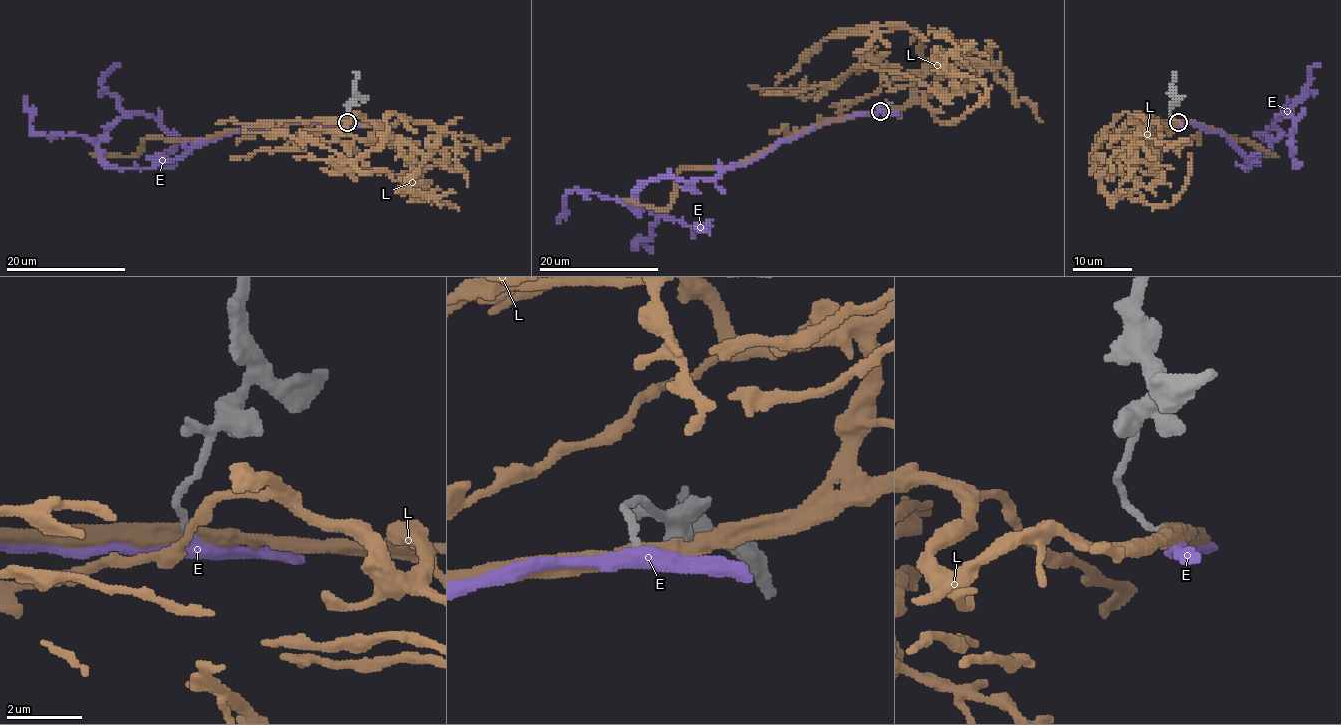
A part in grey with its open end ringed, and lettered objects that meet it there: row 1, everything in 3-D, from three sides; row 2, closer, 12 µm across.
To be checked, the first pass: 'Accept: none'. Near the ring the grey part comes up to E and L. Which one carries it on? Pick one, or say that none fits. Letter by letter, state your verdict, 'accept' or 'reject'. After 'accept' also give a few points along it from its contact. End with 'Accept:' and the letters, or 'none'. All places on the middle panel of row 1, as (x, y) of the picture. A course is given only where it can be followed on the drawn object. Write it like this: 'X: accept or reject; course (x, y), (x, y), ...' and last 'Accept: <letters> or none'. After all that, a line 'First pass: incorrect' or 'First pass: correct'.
E: accept; course (879, 111), (816, 125), (715, 177), (653, 177), (631, 202), (691, 226), (707, 223), (697, 226), (710, 234)
L: reject
Accept: E
First pass: incorrect

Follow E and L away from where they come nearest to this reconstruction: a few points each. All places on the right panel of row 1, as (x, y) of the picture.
E: (1178, 122), (1220, 131), (1244, 154), (1244, 169), (1269, 148), (1275, 119), (1287, 113), (1293, 160), (1301, 164)
L: (1177, 121), (1117, 136), (1109, 145), (1112, 160), (1097, 176), (1100, 188), (1162, 206), (1187, 182), (1189, 152)

